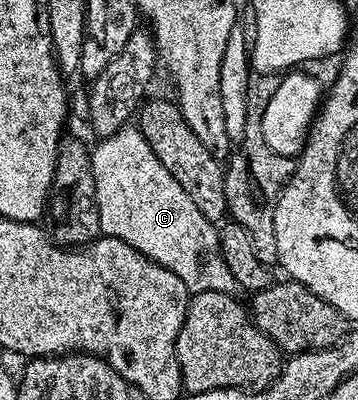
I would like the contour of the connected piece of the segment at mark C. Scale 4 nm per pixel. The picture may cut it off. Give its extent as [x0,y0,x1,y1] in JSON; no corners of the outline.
[91,124,238,294]

